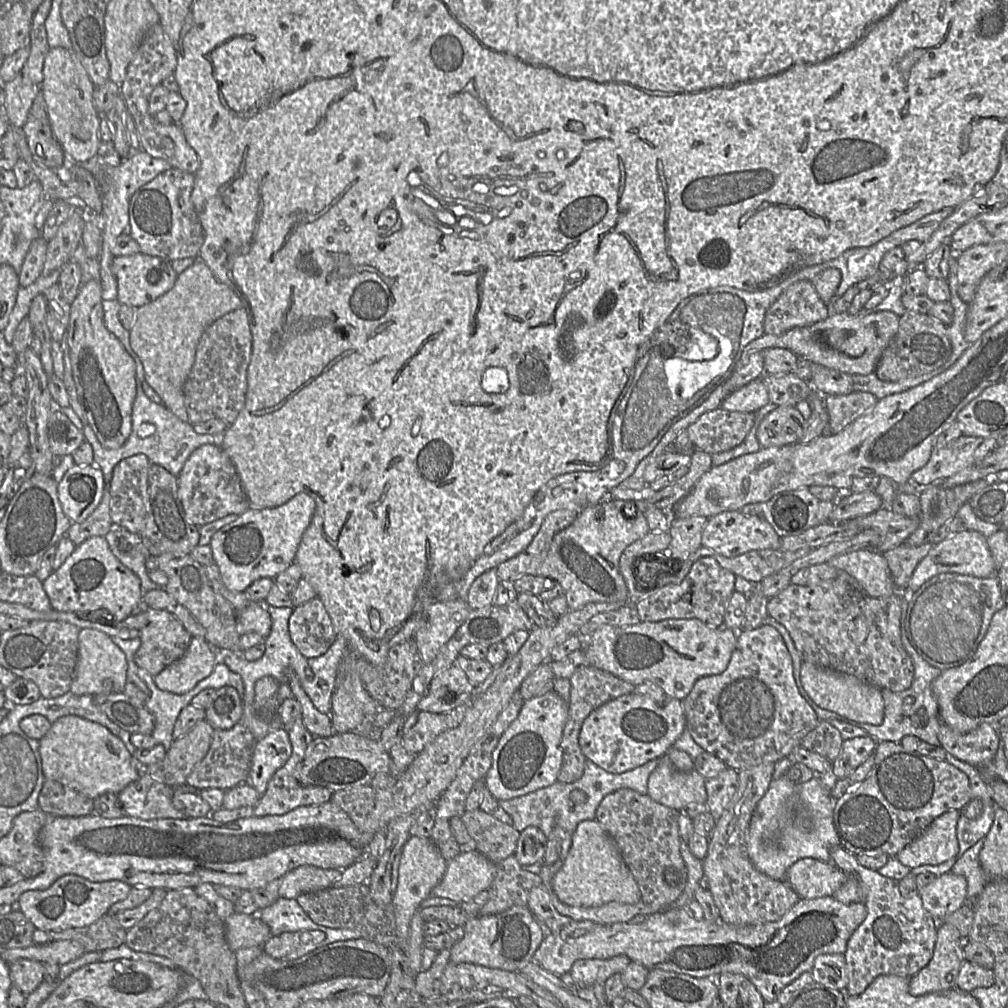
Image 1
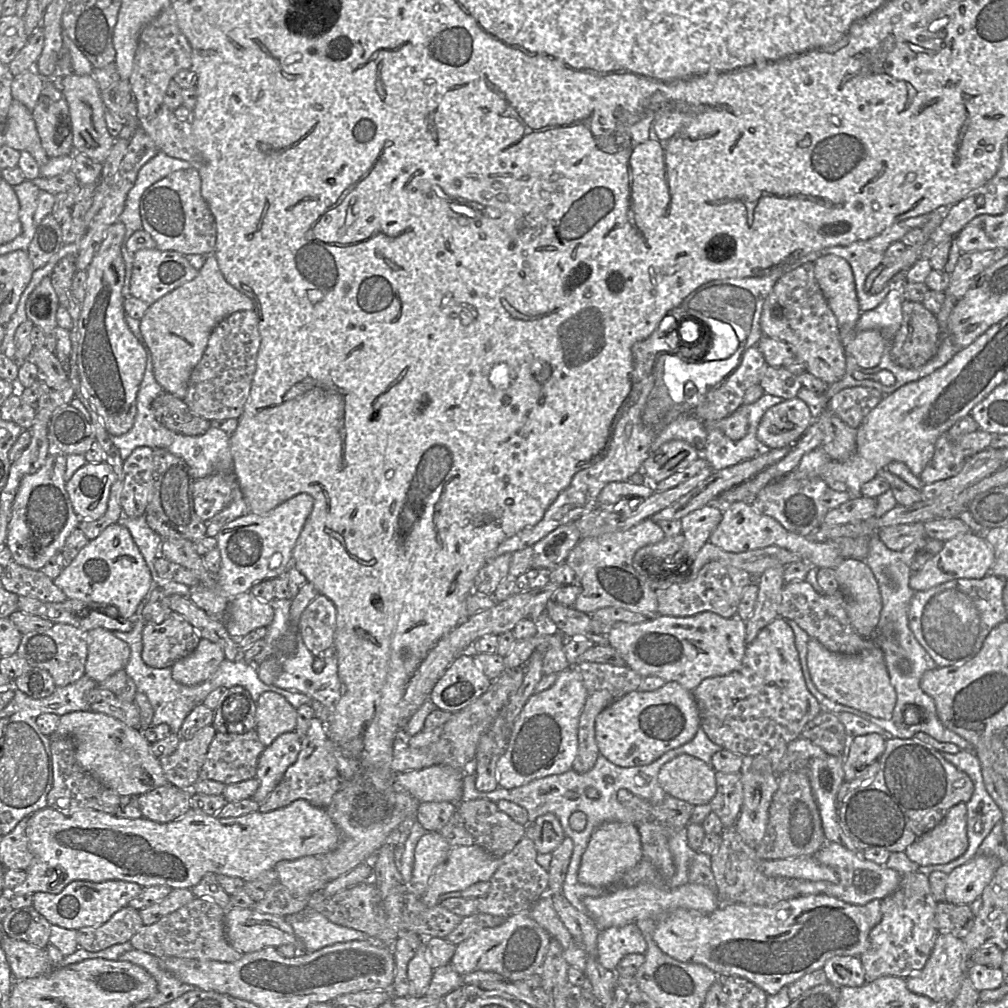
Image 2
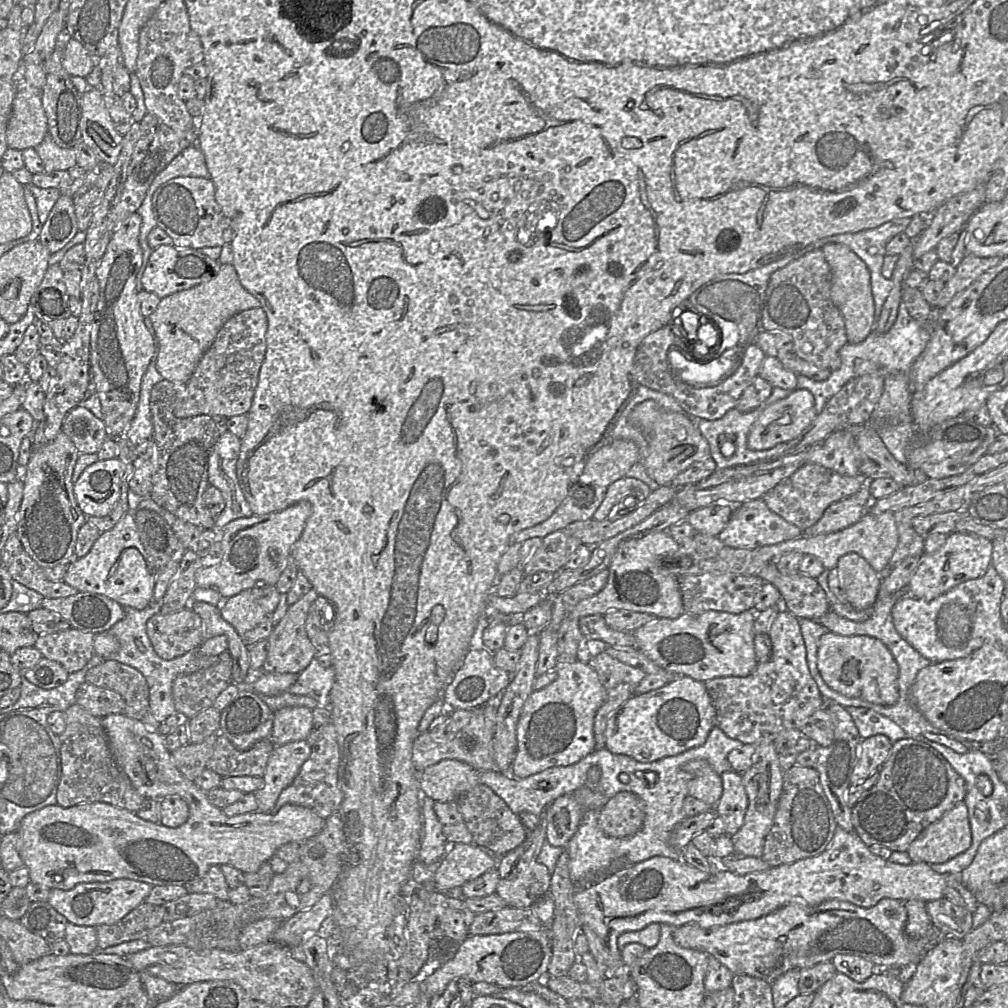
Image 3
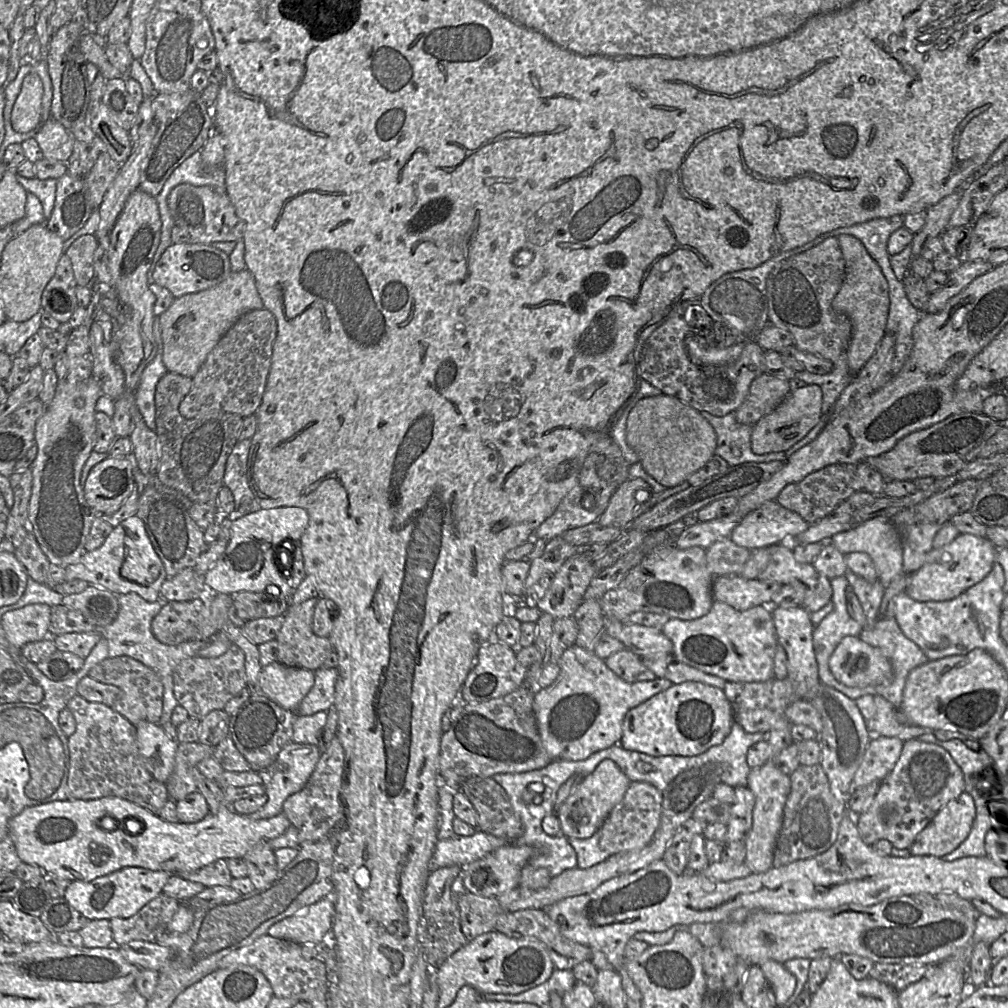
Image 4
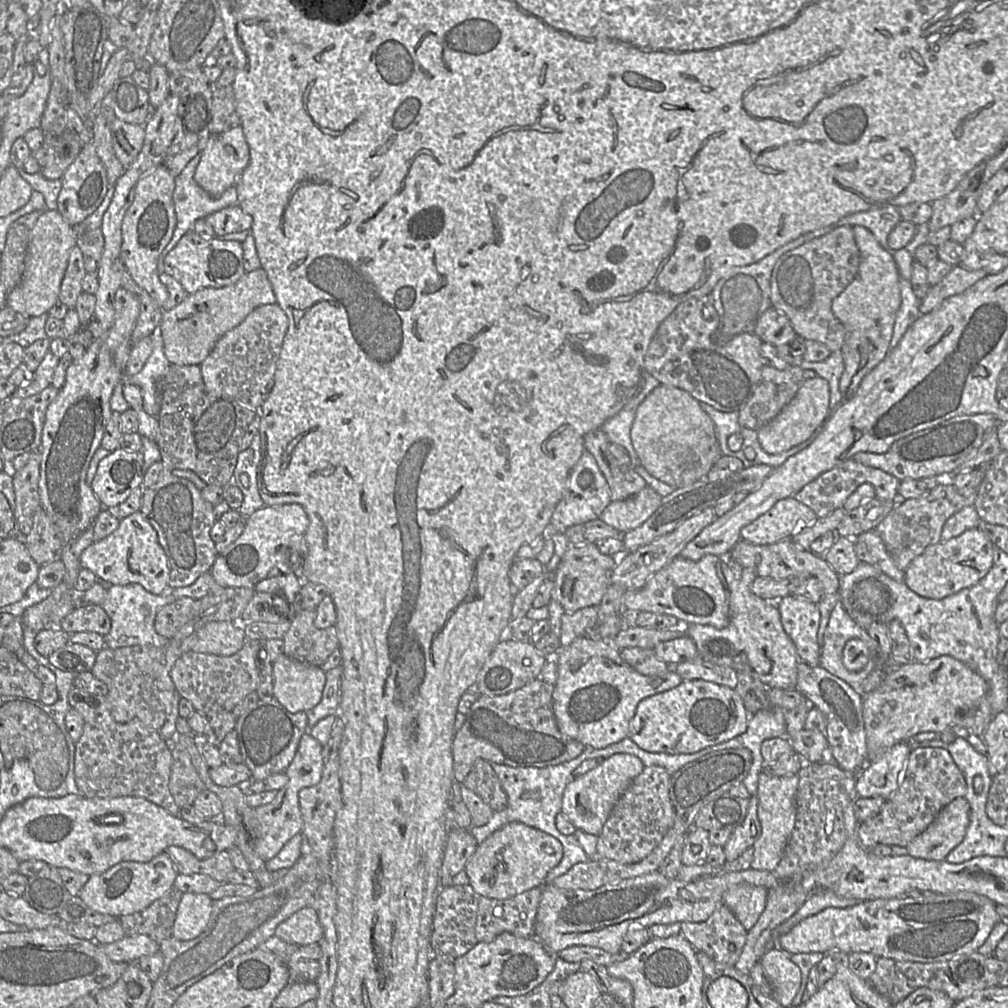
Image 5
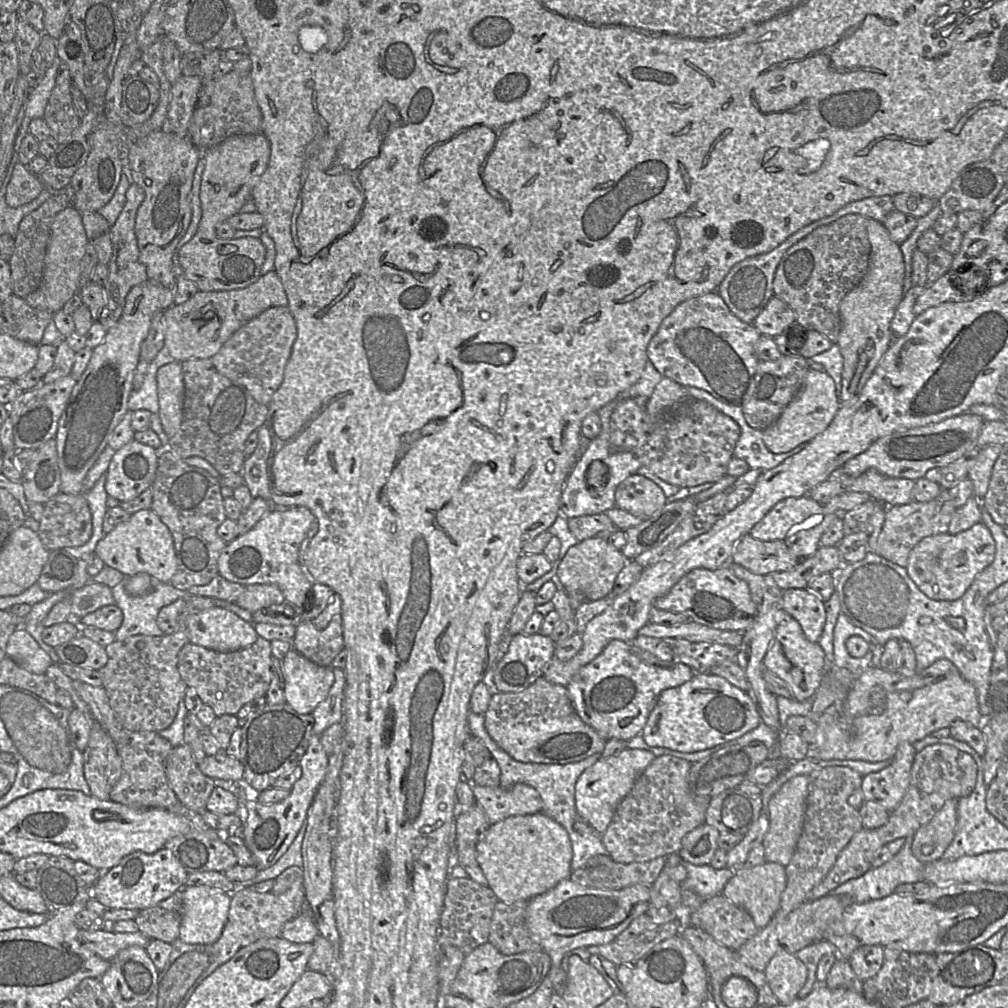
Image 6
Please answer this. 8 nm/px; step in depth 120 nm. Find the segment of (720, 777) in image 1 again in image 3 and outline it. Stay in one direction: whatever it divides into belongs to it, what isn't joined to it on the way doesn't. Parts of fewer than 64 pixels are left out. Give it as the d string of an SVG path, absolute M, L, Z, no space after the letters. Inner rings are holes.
M733 770L720 775L723 792L713 807L715 814L723 820L726 834L733 836L743 825L748 807L748 797L740 773Z

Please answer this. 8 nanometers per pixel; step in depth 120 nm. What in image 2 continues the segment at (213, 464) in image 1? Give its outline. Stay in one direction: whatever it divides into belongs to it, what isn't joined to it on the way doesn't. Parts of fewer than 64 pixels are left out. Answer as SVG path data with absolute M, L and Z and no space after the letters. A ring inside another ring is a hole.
M233 472L214 473L196 479L192 485L193 507L197 516L204 522L230 505L243 494Z

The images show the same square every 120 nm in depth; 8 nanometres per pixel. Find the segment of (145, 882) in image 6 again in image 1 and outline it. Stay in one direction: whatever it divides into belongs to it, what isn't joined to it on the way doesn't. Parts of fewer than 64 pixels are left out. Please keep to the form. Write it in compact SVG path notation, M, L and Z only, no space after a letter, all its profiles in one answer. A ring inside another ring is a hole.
M67 874L58 878L46 890L24 892L17 901L20 906L19 911L33 923L36 929L54 932L93 924L107 915L113 904L124 900L131 888L130 885L119 880L91 882L81 876Z

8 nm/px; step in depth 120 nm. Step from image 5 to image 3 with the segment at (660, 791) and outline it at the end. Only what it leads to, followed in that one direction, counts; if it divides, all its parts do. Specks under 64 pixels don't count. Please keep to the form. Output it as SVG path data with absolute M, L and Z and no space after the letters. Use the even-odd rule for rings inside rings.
M622 791L609 799L599 810L598 825L613 838L626 838L637 833L644 820L644 806L640 798Z

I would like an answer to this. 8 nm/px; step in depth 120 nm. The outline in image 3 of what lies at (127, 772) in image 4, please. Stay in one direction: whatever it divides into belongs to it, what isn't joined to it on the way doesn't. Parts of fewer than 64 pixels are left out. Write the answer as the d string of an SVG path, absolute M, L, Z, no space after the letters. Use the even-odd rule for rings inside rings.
M75 703L65 711L66 727L60 739L61 779L56 804L67 808L83 803L103 802L136 813L146 797L131 784L115 762L102 718Z

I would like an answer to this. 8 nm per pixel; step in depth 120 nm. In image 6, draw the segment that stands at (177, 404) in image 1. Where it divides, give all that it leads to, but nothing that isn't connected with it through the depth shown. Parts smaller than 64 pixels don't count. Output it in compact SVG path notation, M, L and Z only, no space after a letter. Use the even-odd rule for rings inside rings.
M275 271L260 276L253 284L225 291L197 292L180 305L173 305L164 314L164 347L178 362L214 356L223 344L243 325L268 308L288 304L283 284Z

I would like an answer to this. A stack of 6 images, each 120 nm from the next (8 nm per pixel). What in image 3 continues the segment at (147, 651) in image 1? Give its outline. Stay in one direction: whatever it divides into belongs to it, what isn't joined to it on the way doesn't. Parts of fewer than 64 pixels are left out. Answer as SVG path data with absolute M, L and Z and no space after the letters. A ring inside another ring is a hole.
M190 607L165 615L155 614L147 622L147 634L163 660L180 657L204 641L202 620Z

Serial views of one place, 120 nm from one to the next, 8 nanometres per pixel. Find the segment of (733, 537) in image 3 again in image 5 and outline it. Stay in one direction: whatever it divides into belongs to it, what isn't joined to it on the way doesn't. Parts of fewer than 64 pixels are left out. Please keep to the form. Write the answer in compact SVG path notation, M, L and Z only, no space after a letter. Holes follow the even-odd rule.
M794 497L784 498L776 502L770 510L759 518L743 527L740 531L740 537L741 540L755 545L774 544L783 539L791 539L791 536L799 528L799 523L804 524L806 527L813 524L817 518L811 508L799 502Z

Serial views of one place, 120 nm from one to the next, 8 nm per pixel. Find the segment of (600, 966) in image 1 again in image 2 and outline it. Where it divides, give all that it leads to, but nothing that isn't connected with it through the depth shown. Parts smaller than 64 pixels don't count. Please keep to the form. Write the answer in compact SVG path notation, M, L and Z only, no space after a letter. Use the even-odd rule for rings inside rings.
M635 923L599 931L597 959L608 970L614 971L625 955L640 953L645 956L646 950L647 942Z

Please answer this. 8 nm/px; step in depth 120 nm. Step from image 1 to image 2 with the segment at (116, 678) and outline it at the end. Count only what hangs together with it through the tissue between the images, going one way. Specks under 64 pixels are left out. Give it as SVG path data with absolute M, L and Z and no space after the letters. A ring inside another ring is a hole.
M94 628L87 632L88 654L85 674L100 683L119 670L125 669L130 657L126 642L105 628Z

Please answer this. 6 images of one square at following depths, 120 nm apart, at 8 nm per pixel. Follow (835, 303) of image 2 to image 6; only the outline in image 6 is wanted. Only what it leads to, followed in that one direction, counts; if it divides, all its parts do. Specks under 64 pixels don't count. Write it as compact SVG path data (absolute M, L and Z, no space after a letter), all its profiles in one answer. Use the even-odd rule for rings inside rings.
M867 219L871 245L869 266L860 283L841 300L841 330L837 344L843 357L841 404L856 401L873 371L892 344L891 321L903 298L905 265L900 245L889 236L882 222Z

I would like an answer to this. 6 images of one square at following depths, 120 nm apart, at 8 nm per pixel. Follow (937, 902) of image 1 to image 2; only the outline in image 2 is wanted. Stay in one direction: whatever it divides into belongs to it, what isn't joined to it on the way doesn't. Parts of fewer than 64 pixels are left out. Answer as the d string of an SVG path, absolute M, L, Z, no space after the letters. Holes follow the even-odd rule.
M977 854L967 863L948 874L945 901L956 905L969 905L979 898L1002 865L998 858Z

